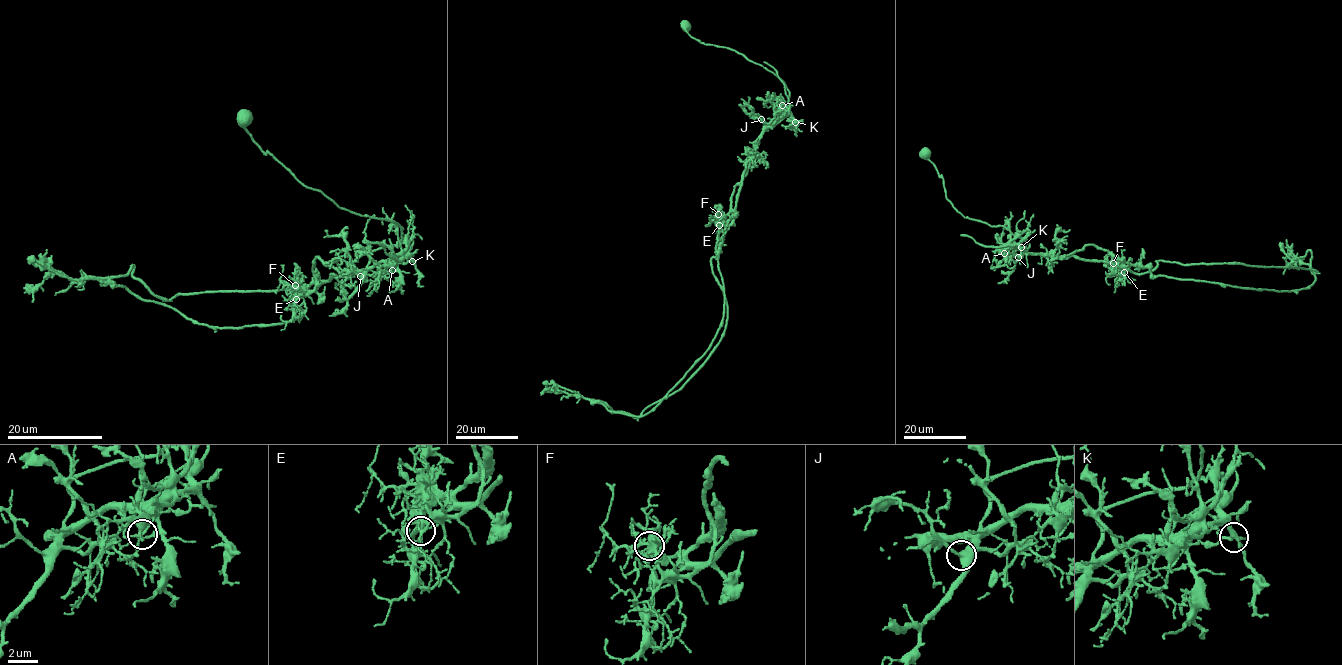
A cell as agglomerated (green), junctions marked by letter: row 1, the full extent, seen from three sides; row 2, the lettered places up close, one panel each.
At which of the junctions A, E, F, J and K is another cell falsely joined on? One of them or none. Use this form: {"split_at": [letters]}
{"split_at": ["A"]}

